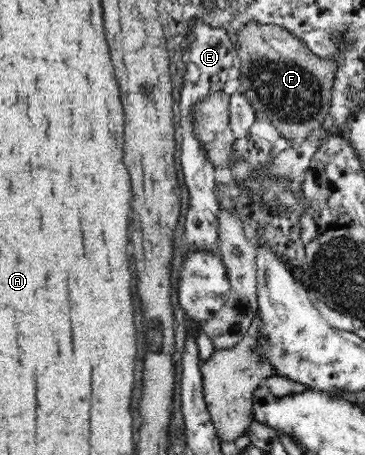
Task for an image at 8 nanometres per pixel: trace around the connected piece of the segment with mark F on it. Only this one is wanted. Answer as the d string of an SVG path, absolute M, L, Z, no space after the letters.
M247 22L241 30L237 30L235 53L239 54L240 63L243 64L240 66L243 76L239 80L244 95L255 110L265 112L281 137L295 141L309 139L313 130L323 125L332 103L332 86L337 68L335 58L321 58L284 27L260 22Z

